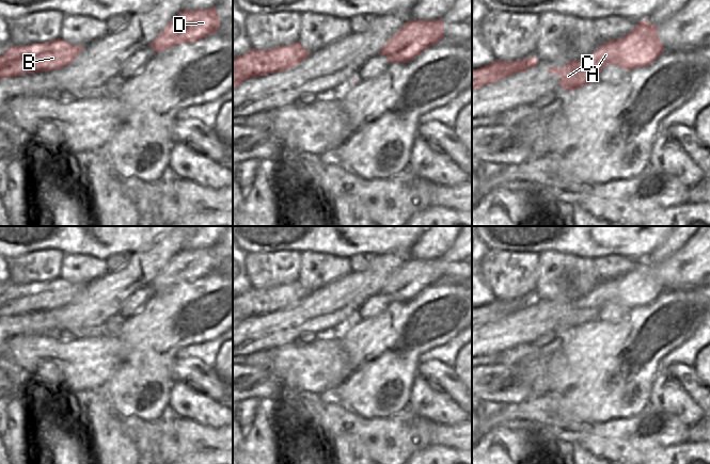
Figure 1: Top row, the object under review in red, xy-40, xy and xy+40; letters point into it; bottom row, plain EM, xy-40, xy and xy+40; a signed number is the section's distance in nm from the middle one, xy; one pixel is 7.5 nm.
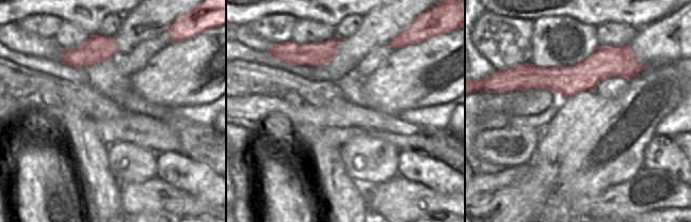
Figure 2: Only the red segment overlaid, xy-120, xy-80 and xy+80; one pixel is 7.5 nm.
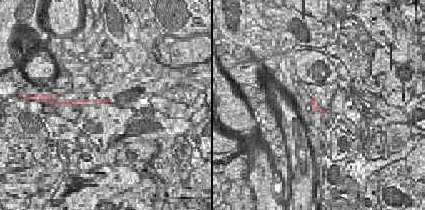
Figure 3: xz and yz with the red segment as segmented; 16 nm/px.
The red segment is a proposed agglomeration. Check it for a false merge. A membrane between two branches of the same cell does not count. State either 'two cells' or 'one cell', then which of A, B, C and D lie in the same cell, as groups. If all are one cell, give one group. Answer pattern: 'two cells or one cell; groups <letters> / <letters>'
two cells; groups A C D / B

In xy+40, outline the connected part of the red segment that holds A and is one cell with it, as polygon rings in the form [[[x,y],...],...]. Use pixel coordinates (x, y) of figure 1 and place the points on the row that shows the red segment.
[[[643,20],[627,35],[601,45],[590,57],[570,61],[565,67],[550,67],[548,71],[558,74],[559,85],[572,92],[597,82],[605,65],[618,65],[629,71],[650,65],[663,51],[658,25]]]

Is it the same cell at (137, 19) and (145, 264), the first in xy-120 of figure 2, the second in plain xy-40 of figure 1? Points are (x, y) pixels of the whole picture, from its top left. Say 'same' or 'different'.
same

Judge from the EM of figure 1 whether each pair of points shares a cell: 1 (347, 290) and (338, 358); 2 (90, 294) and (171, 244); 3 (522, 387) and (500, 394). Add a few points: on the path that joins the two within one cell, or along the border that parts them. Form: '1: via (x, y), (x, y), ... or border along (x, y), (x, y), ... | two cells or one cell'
1: border along (334, 331), (326, 331), (319, 335) | two cells
2: via (110, 291), (140, 259), (151, 259) | one cell
3: via (517, 387), (505, 389) | one cell

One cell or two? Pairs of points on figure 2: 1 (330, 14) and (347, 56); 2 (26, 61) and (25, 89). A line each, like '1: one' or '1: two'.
1: two
2: two

